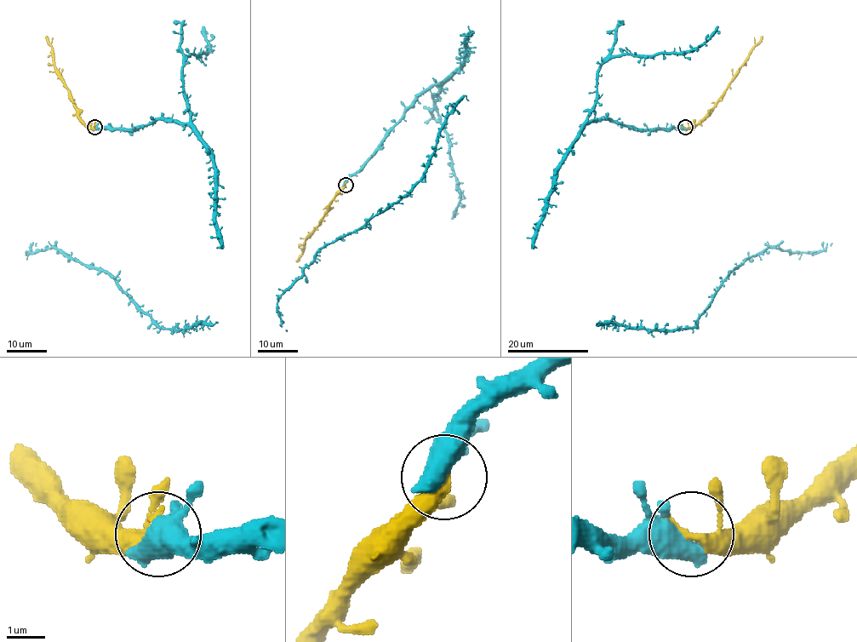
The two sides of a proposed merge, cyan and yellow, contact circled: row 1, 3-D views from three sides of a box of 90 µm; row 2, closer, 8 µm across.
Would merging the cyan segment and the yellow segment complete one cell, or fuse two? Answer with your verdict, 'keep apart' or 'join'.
join

